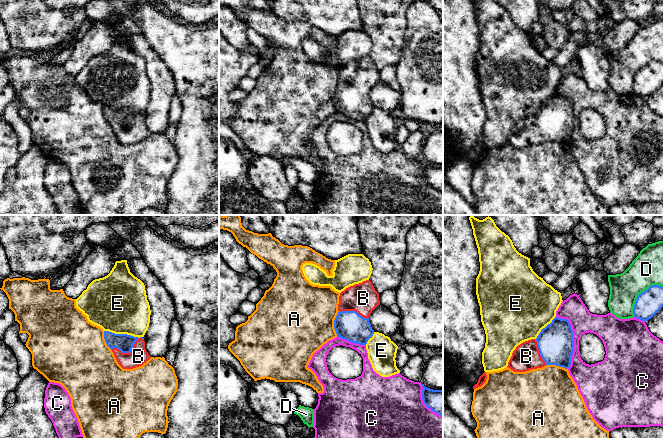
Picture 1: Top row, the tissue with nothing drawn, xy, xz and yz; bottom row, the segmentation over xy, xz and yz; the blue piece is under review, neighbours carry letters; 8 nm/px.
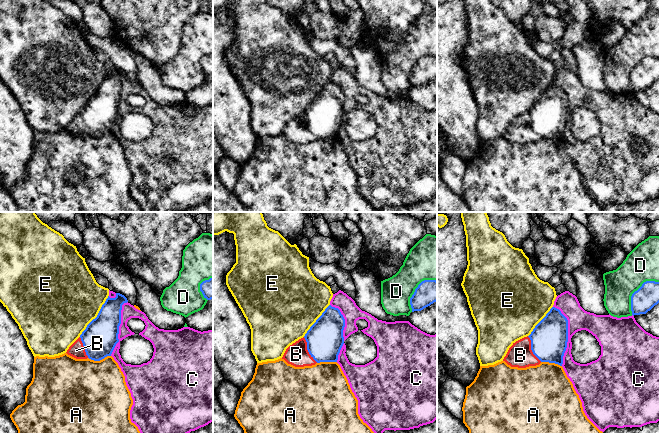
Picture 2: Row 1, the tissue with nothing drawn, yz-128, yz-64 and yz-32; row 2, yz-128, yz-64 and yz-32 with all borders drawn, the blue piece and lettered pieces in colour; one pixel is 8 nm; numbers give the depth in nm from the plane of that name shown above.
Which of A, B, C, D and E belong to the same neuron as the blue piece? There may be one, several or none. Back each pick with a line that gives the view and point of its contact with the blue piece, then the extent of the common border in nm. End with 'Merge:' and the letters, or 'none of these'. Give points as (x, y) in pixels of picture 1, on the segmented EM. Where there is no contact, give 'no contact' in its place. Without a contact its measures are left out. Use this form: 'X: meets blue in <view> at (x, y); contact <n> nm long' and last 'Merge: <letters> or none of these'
B: meets blue in xy at (127, 352); contact 240 nm long
Merge: B

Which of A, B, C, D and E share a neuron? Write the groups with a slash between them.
A / B / C / D / E

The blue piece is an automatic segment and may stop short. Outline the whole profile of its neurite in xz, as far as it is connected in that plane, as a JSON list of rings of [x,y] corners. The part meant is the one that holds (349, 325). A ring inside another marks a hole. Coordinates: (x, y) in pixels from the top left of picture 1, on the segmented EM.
[[[370,280],[342,291],[339,296],[339,312],[334,320],[337,337],[366,345],[374,334],[369,316],[378,305],[380,305],[379,293]]]

